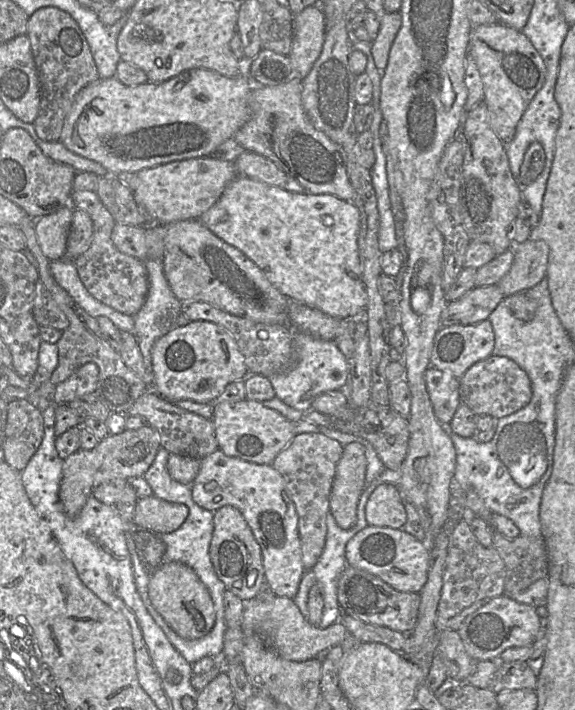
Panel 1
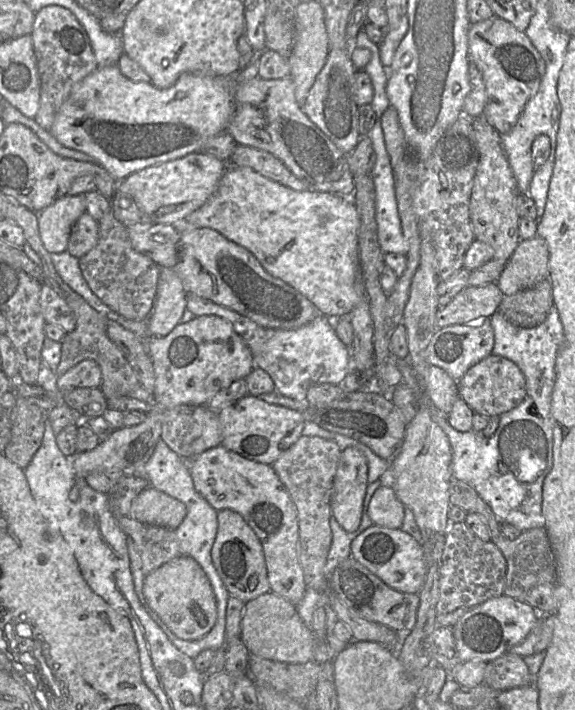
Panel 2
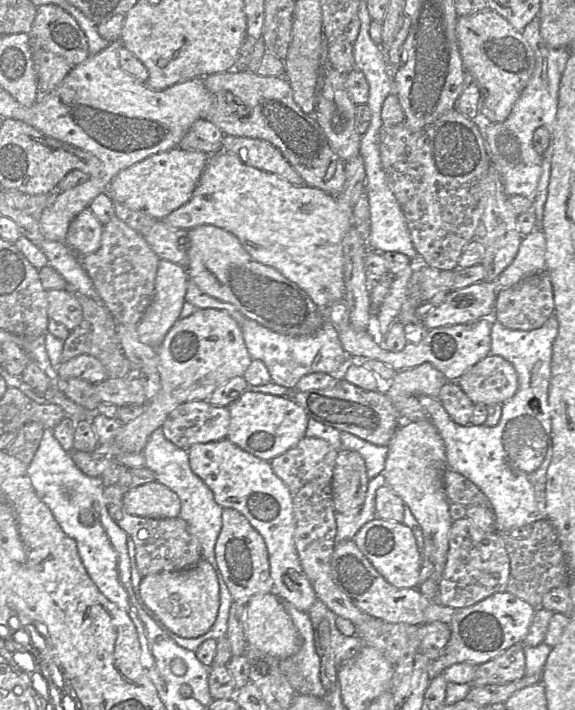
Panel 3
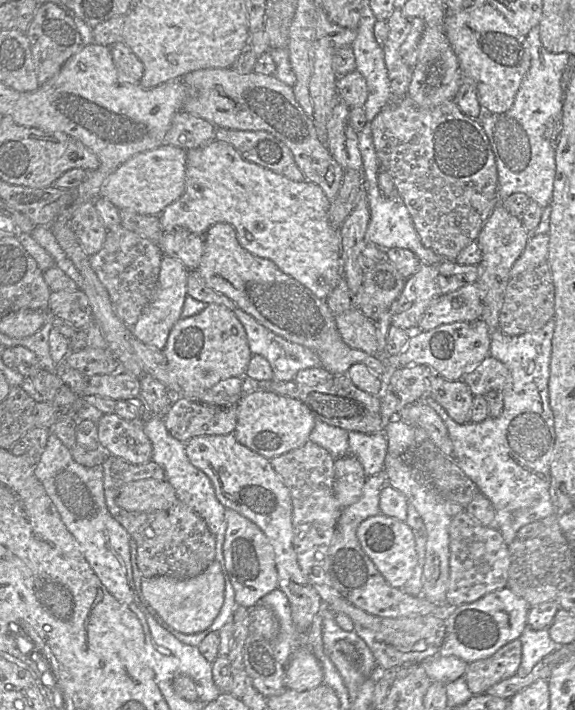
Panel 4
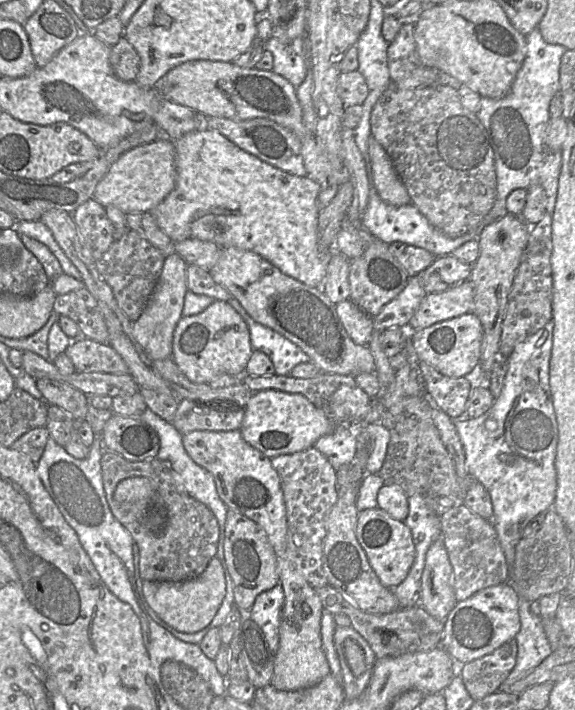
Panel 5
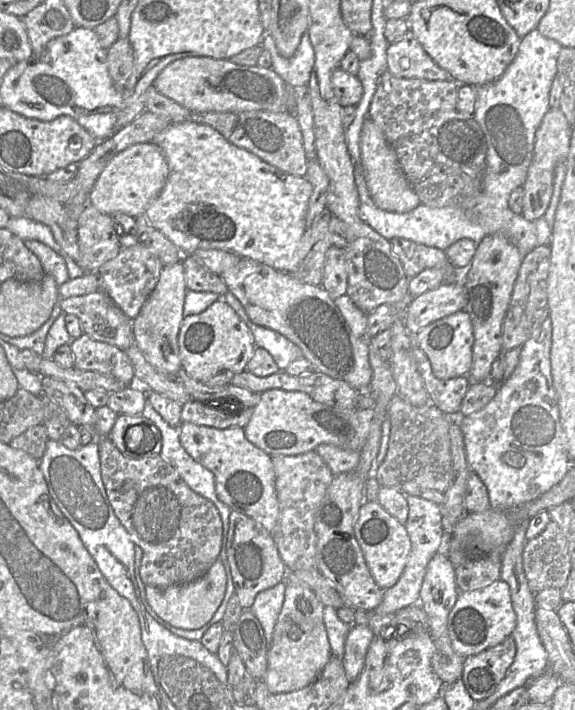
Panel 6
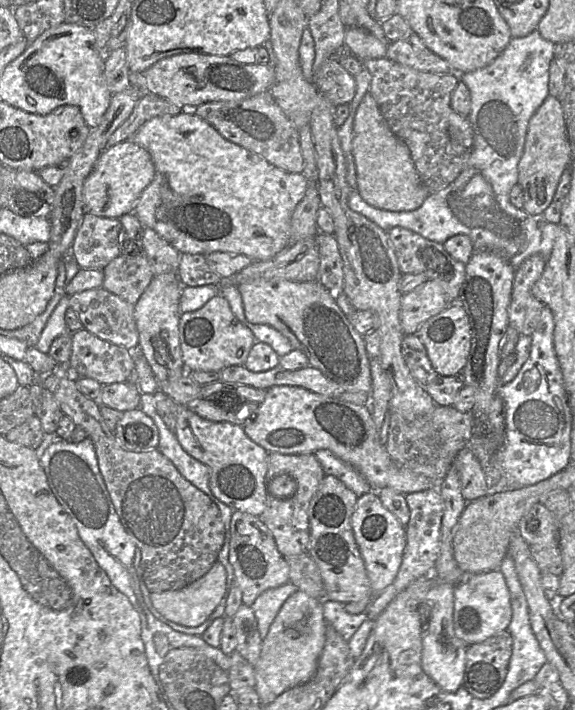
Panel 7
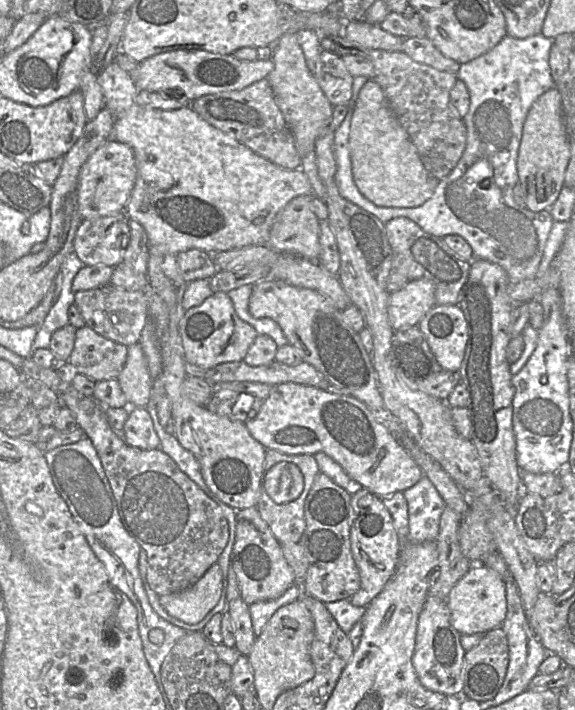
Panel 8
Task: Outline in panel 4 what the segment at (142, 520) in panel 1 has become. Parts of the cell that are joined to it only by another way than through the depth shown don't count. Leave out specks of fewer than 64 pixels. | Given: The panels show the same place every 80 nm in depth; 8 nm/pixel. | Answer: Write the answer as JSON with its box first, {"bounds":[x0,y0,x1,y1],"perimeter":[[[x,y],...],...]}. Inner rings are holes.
{"bounds":[116,479,178,512],"perimeter":[[[142,479],[122,486],[116,504],[130,512],[167,510],[178,501],[173,486],[166,480]]]}

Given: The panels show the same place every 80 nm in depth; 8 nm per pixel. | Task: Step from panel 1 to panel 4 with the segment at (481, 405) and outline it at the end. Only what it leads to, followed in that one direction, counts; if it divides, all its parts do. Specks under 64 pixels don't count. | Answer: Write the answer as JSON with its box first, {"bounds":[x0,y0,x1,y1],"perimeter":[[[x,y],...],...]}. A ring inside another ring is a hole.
{"bounds":[462,355,512,396],"perimeter":[[[488,355],[462,380],[474,396],[485,396],[492,390],[504,392],[512,383],[512,375],[504,363]]]}

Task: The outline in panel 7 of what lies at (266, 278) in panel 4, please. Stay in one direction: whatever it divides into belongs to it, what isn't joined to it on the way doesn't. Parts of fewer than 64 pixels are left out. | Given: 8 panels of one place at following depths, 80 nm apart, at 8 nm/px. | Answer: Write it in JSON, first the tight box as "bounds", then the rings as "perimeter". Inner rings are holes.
{"bounds":[237,278,371,393],"perimeter":[[[283,278],[256,279],[237,286],[243,301],[244,313],[252,324],[269,325],[283,334],[293,348],[302,351],[309,365],[339,384],[343,391],[371,393],[370,357],[364,336],[359,334],[336,303],[336,294],[318,281],[298,282]]]}

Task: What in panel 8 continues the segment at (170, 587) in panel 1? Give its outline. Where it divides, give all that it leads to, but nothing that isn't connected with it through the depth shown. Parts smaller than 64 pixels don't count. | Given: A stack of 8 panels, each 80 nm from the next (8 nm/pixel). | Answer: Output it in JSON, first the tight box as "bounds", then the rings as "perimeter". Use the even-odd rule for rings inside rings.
{"bounds":[160,563,223,624],"perimeter":[[[218,563],[188,589],[160,596],[167,613],[187,624],[197,624],[217,605],[223,588],[222,571]]]}

